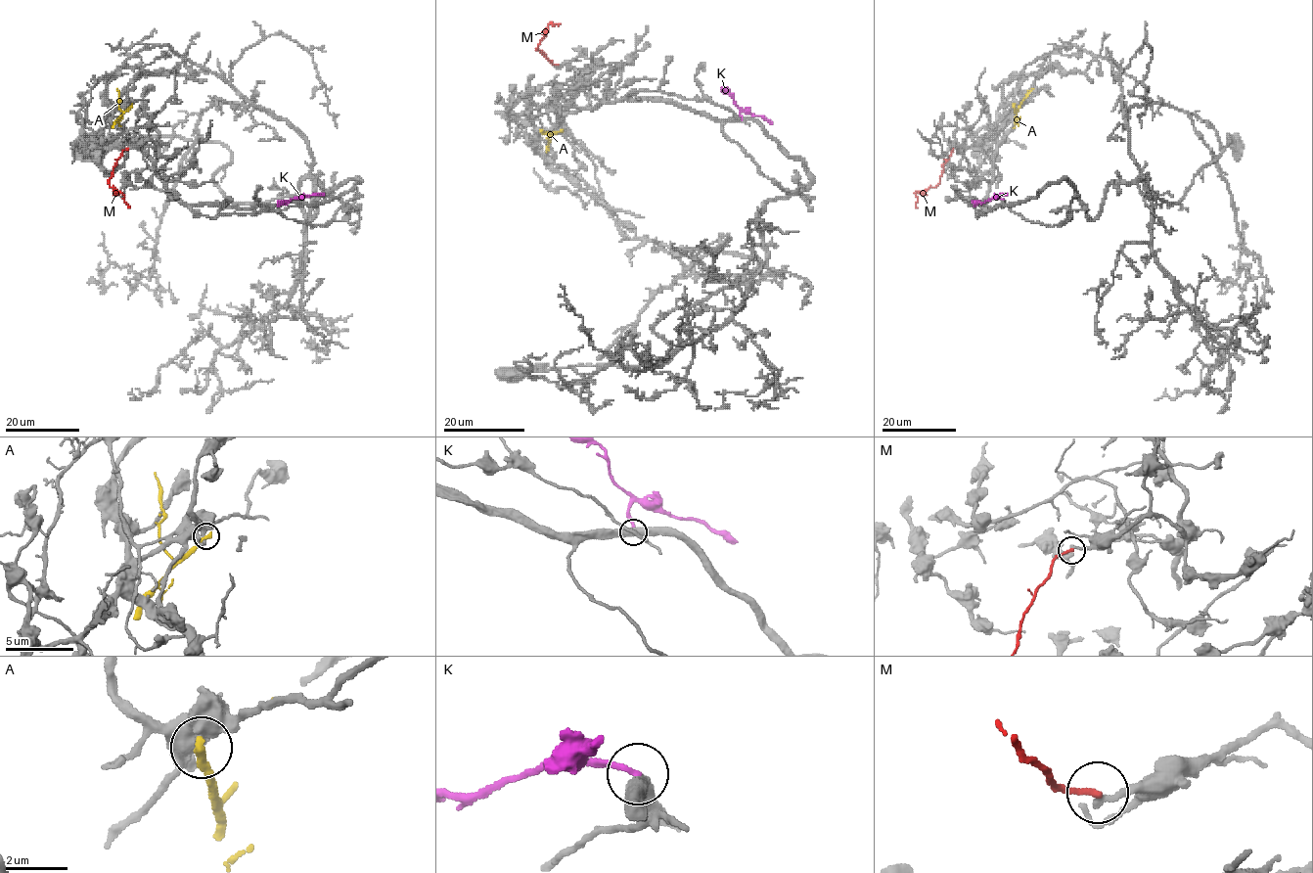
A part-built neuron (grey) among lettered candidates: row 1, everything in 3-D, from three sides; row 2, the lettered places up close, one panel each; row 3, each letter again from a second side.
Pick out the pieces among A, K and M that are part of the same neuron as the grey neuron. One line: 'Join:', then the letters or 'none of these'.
Join: none of these

